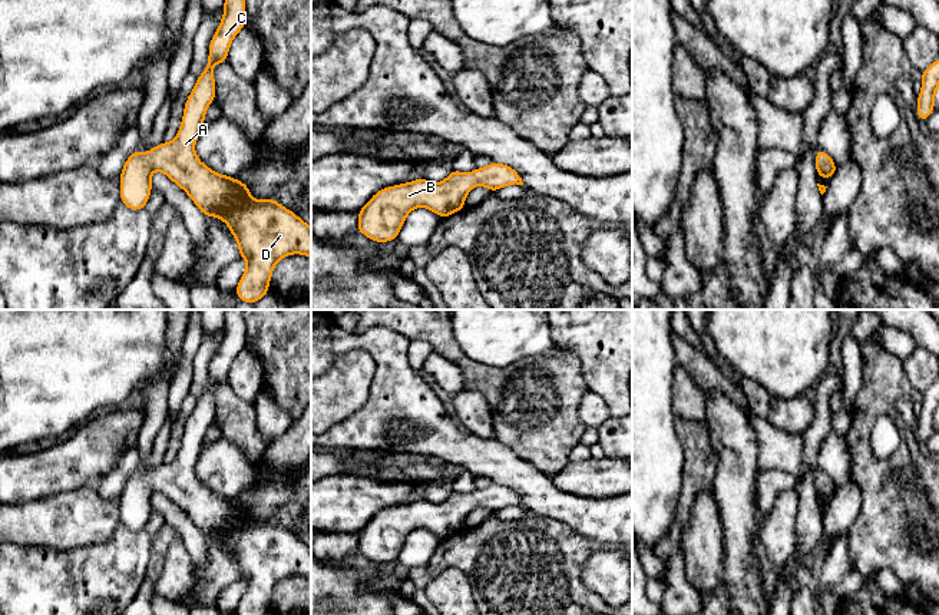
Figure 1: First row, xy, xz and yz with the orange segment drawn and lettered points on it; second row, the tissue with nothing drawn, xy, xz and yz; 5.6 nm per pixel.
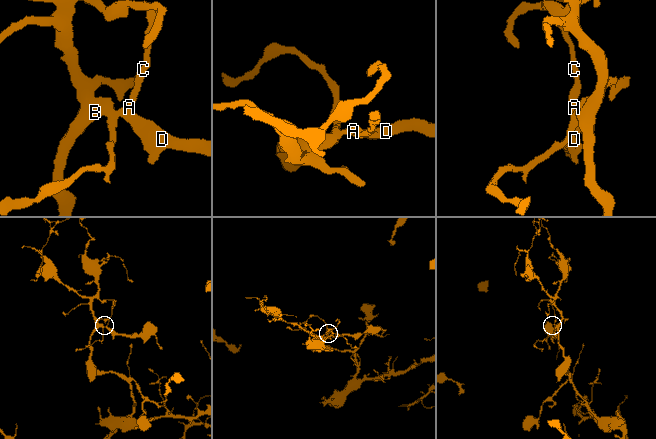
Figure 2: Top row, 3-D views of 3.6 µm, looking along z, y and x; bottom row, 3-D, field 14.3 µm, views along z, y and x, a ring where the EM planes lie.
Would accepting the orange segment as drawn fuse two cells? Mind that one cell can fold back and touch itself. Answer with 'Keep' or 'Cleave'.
Keep

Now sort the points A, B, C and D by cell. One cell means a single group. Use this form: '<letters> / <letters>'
A B C D

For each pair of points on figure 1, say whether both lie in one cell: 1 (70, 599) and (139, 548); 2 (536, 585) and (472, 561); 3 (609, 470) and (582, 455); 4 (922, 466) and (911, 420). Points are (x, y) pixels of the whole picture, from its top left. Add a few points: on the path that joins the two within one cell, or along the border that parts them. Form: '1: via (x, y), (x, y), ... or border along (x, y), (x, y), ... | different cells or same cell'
1: via (88, 595), (122, 561) | same cell
2: via (521, 574), (506, 562), (488, 562) | same cell
3: border along (591, 458), (569, 463) | different cells
4: via (916, 455), (911, 432) | same cell

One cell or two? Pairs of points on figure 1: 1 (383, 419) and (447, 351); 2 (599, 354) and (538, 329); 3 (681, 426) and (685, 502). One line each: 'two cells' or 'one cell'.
1: two cells
2: two cells
3: one cell

